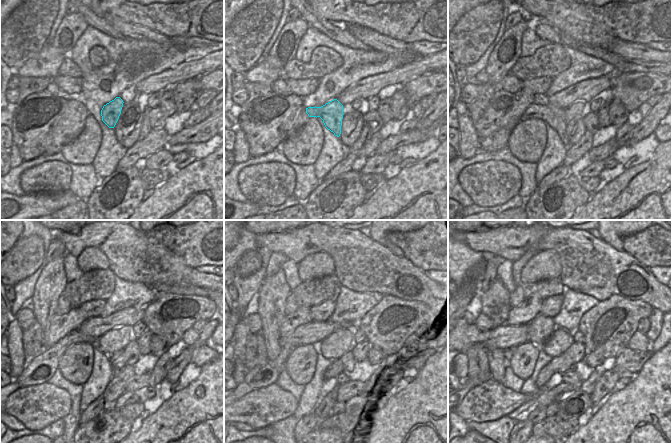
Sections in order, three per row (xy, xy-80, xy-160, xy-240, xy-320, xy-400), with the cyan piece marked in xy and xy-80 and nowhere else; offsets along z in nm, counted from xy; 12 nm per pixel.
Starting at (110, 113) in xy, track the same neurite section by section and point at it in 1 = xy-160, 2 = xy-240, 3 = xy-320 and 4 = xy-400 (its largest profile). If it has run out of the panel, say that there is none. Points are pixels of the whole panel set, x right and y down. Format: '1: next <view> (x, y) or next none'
1: next xy-160 (555, 117)
2: next xy-240 (41, 369)
3: next xy-320 (257, 377)
4: next xy-400 (468, 384)

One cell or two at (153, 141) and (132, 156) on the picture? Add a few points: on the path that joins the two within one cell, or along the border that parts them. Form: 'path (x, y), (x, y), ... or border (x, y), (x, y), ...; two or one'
path (148, 146), (137, 153); one

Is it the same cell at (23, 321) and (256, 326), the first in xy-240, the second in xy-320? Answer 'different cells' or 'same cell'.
same cell

